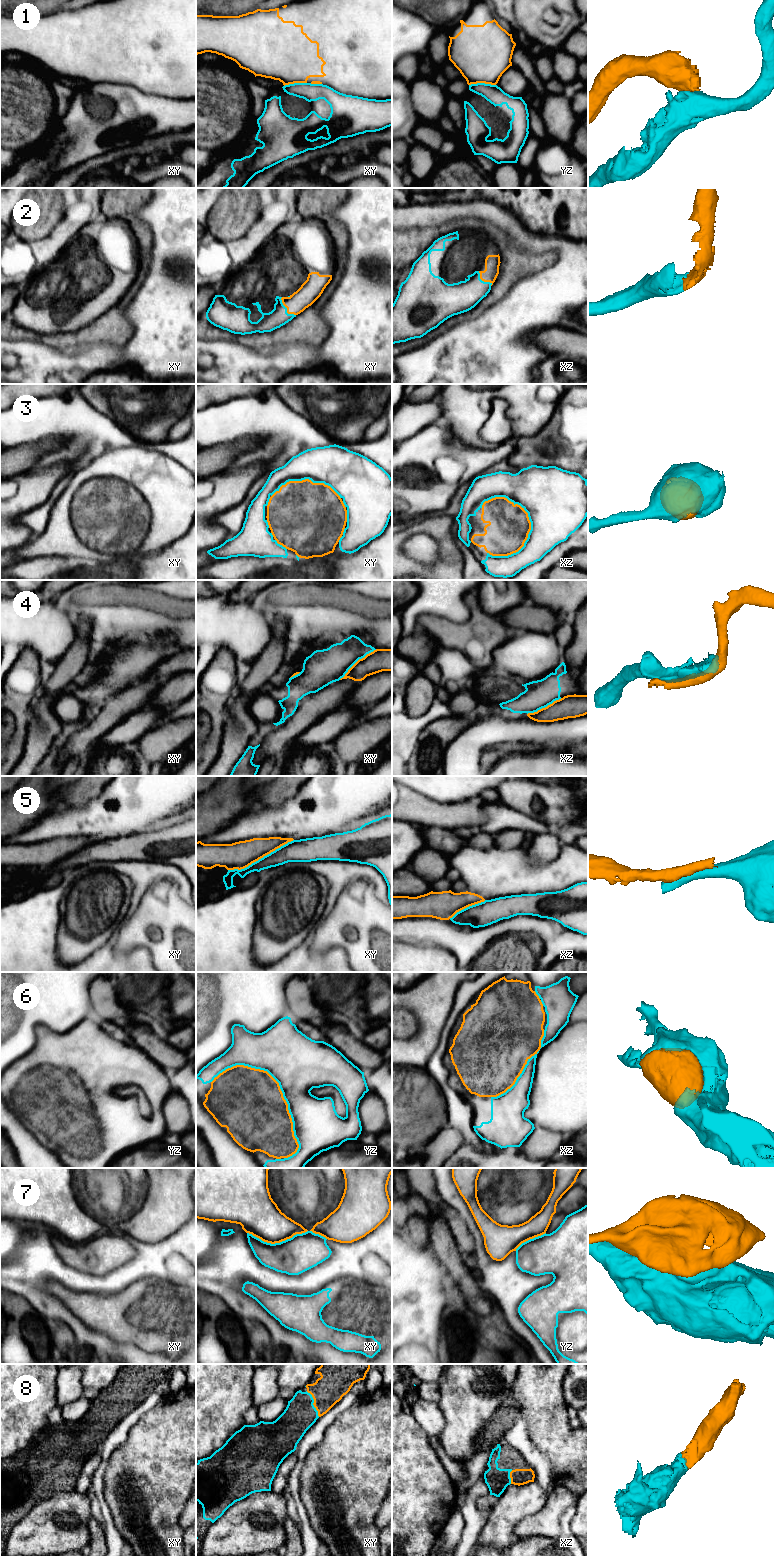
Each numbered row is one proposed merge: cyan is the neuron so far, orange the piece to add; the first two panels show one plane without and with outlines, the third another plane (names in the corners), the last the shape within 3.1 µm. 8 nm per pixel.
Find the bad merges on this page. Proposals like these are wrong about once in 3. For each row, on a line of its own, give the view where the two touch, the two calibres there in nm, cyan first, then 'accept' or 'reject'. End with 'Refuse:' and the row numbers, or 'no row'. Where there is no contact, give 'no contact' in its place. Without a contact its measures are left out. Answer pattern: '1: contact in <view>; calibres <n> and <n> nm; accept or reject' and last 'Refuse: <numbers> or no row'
1: contact in yz; calibres 150 and 460 nm; reject
2: contact in xy; calibres 150 and 170 nm; accept
3: contact in xz; calibres 380 and 340 nm; accept
4: contact in xy; calibres 280 and 180 nm; reject
5: contact in xy; calibres 160 and 220 nm; reject
6: contact in yz; calibres 440 and 500 nm; accept
7: contact in xy; calibres 300 and 320 nm; reject
8: contact in xy; calibres 260 and 260 nm; accept
Refuse: 1, 4, 5, 7

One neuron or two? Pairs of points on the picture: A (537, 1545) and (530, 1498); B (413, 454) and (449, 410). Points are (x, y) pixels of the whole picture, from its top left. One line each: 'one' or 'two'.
A: two
B: two

